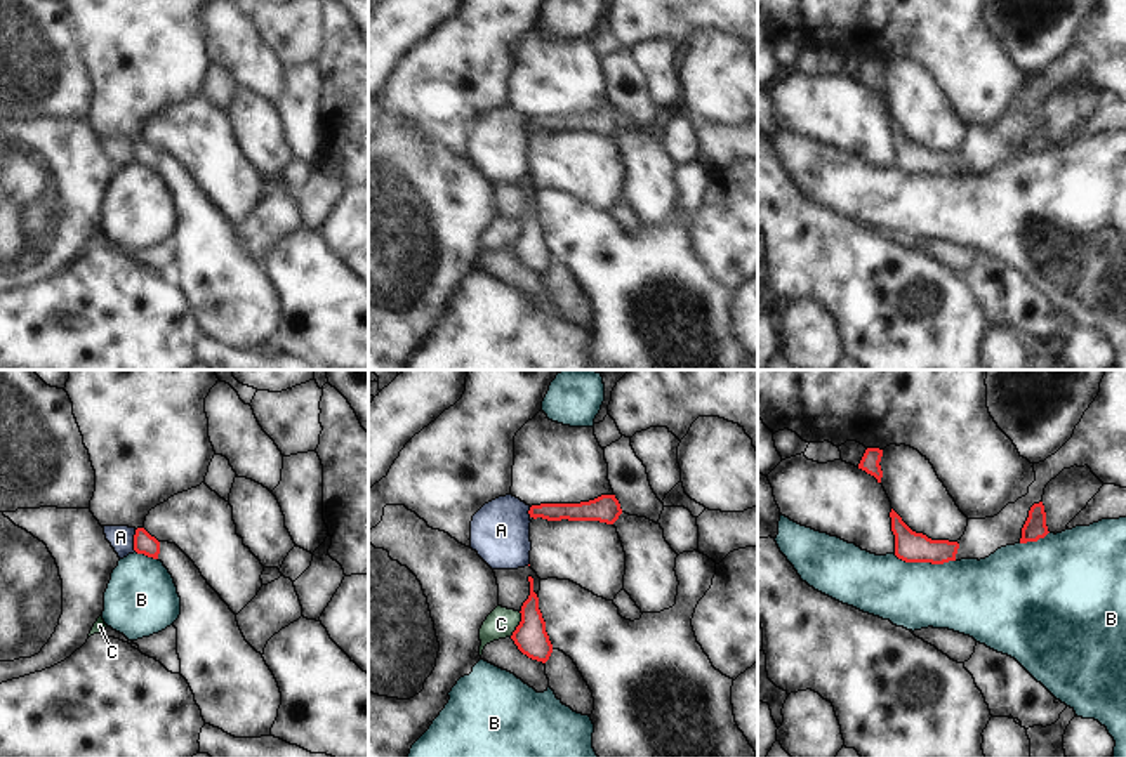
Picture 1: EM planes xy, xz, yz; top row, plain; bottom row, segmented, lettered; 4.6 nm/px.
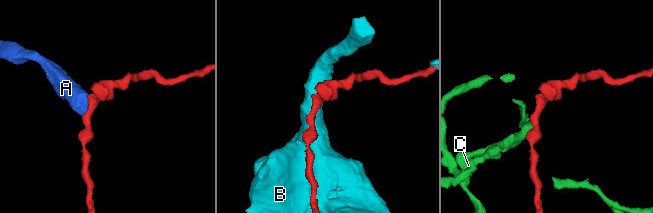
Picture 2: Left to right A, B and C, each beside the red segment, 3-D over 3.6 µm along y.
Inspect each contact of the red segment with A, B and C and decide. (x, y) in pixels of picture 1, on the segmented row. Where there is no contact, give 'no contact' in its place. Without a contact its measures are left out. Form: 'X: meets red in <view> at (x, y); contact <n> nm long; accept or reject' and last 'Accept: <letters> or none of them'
A: meets red in xy at (134, 540); contact 100 nm long; reject
B: meets red in yz at (925, 561); contact 280 nm long; reject
C: meets red in xz at (520, 624); contact 130 nm long; reject
Accept: none of them

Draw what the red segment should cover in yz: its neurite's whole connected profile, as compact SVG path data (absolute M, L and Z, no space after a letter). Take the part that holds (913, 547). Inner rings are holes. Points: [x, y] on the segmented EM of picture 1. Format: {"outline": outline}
{"outline": "M891 509L891 531L895 535L895 556L905 563L944 564L956 561L957 542L931 540L923 533L912 531Z"}

